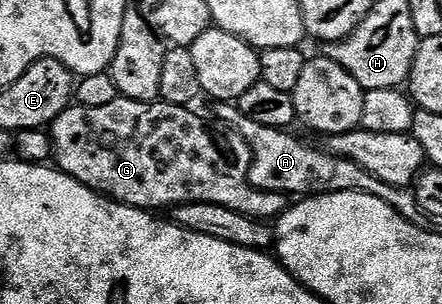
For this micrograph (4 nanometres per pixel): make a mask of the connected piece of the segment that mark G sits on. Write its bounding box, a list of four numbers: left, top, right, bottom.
[49,97,289,219]

